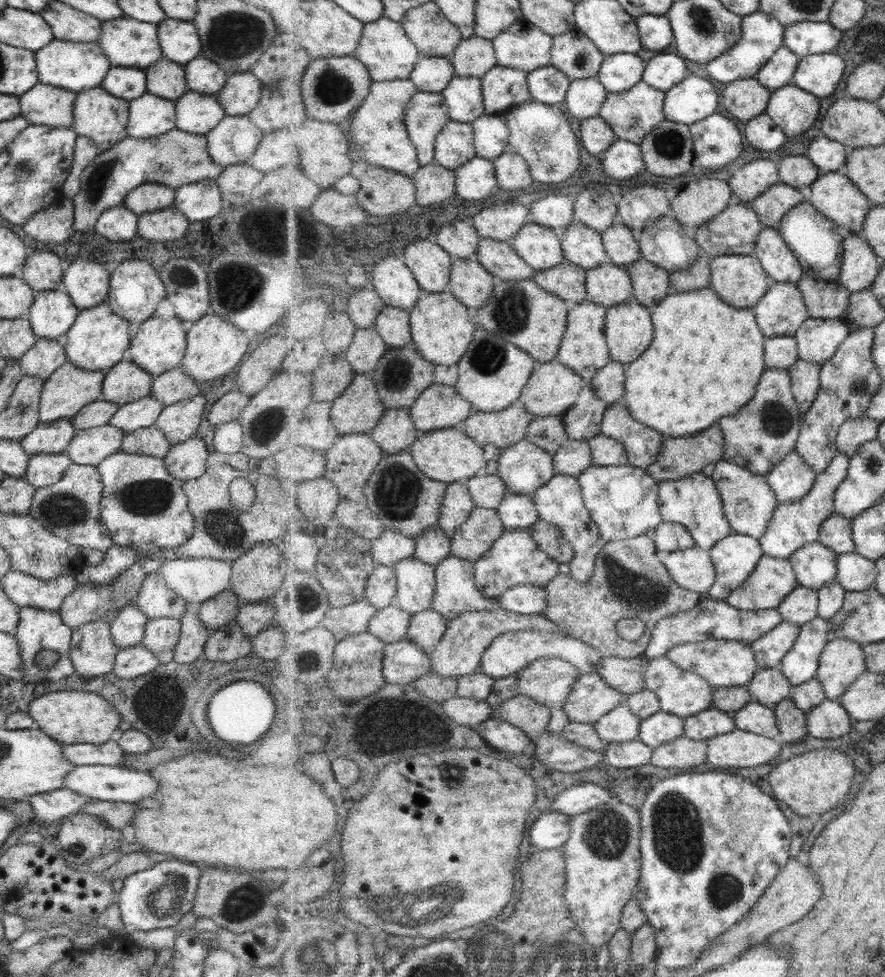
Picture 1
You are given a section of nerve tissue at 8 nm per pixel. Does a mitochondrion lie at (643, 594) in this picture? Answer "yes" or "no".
yes

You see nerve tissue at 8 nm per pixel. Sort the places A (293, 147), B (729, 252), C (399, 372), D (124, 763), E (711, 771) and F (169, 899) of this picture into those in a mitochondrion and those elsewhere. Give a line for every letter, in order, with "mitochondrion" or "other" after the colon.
A: other
B: other
C: mitochondrion
D: other
E: other
F: mitochondrion

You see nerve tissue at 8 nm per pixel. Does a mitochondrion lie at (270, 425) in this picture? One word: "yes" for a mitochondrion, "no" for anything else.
yes

